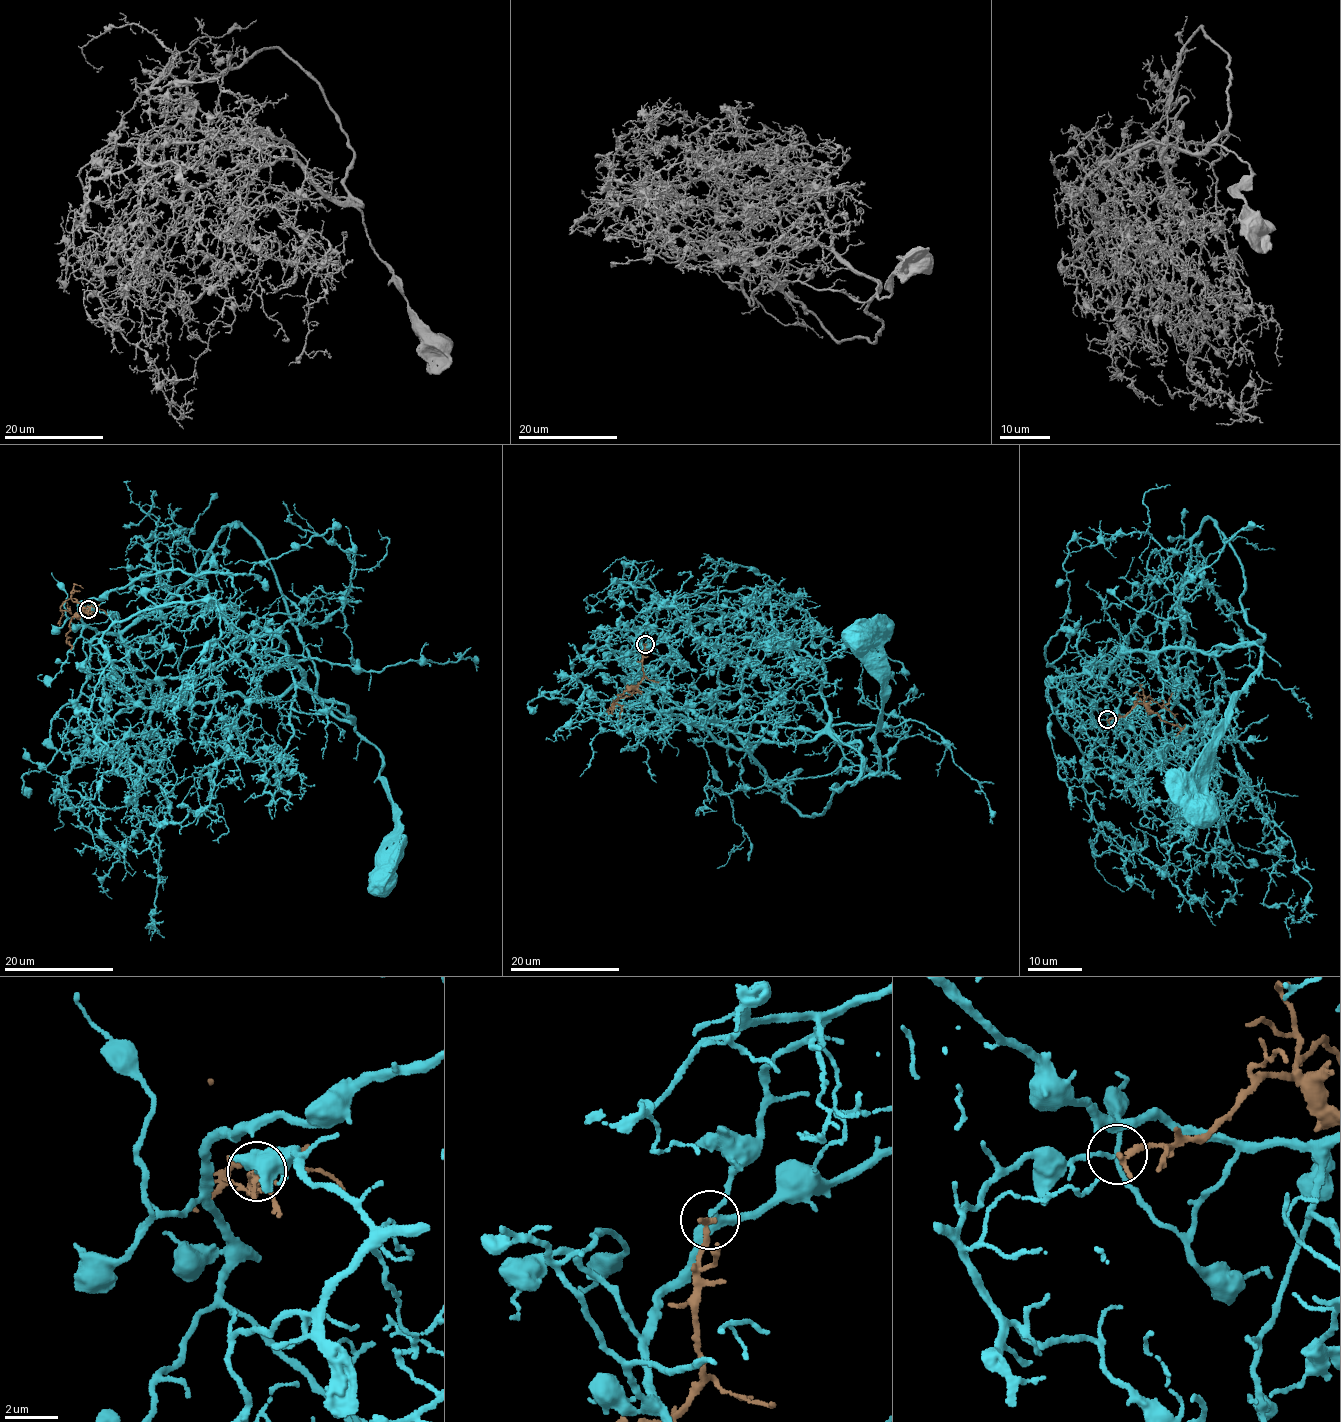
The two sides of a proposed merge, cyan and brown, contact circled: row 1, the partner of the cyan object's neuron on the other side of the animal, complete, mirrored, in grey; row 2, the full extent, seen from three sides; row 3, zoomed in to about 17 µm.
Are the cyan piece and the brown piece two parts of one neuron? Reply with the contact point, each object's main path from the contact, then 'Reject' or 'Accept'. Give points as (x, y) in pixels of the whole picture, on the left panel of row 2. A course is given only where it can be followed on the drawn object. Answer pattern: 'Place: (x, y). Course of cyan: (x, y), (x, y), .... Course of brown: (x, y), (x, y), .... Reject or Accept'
Place: (88, 609). Course of cyan: (89, 609), (119, 621), (213, 603), (237, 634), (284, 643), (306, 685), (376, 747), (395, 828), (381, 882). Course of brown: (89, 609), (89, 614), (90, 608), (74, 598), (66, 599), (61, 608), (69, 613), (66, 603). Accept

